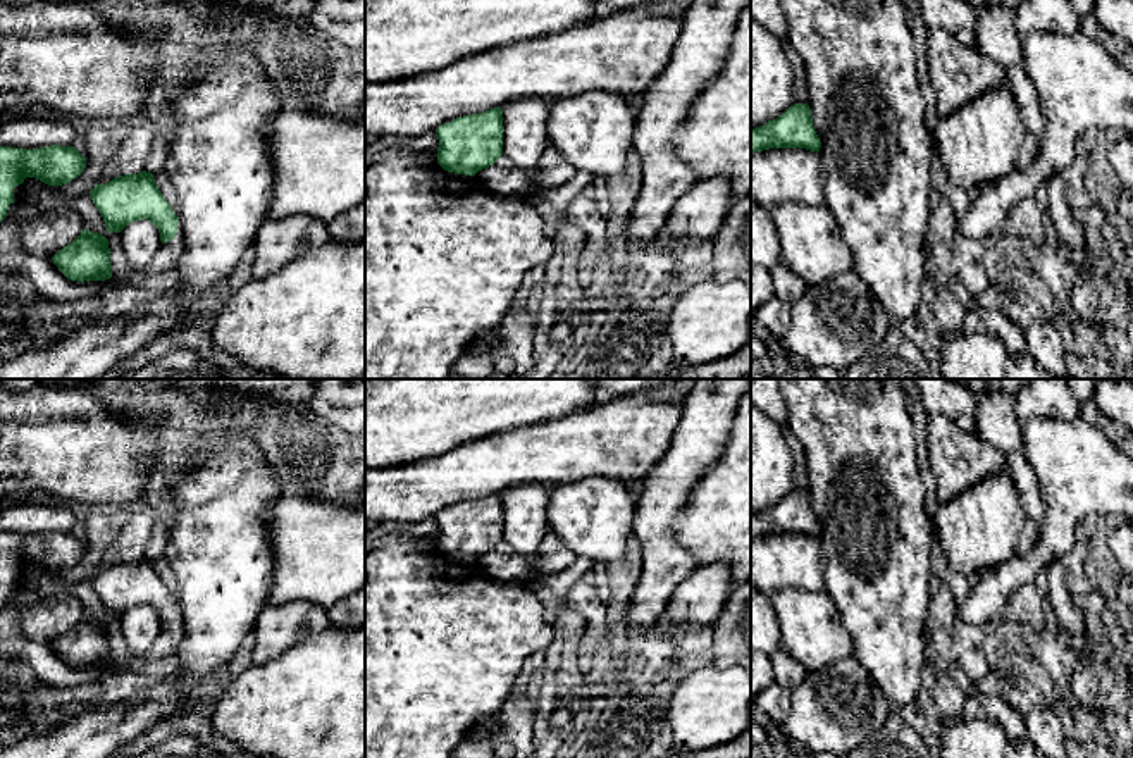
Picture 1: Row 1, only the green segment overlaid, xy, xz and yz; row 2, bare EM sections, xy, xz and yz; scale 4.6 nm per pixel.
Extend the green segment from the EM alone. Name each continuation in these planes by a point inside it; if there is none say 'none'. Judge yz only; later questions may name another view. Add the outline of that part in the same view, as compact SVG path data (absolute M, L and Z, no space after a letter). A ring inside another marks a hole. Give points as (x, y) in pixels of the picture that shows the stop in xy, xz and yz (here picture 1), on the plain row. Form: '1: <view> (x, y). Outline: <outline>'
none

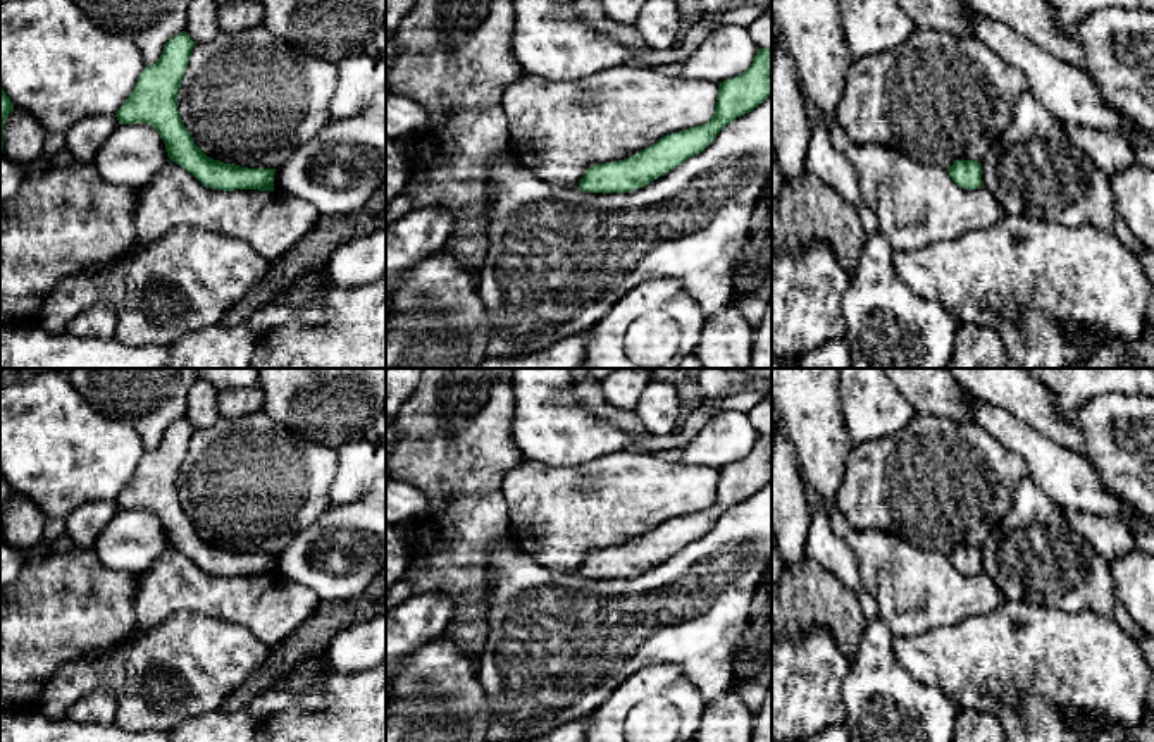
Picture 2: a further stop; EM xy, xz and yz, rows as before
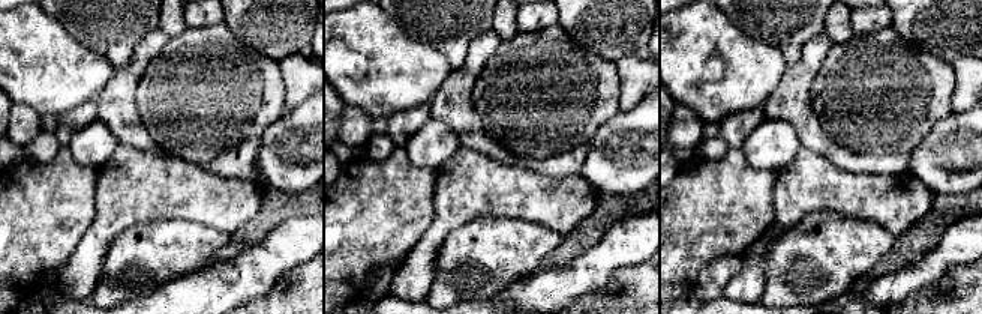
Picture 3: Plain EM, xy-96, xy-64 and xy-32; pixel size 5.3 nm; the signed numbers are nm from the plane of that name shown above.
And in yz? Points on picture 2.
1: yz (937, 484). Outline: M916 413L904 430L853 448L834 504L853 530L882 529L923 551L949 554L956 546L982 547L1027 477L1023 460L978 424Z

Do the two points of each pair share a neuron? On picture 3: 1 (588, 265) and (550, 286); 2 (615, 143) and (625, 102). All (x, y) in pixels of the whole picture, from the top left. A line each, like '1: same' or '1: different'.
1: same
2: different

